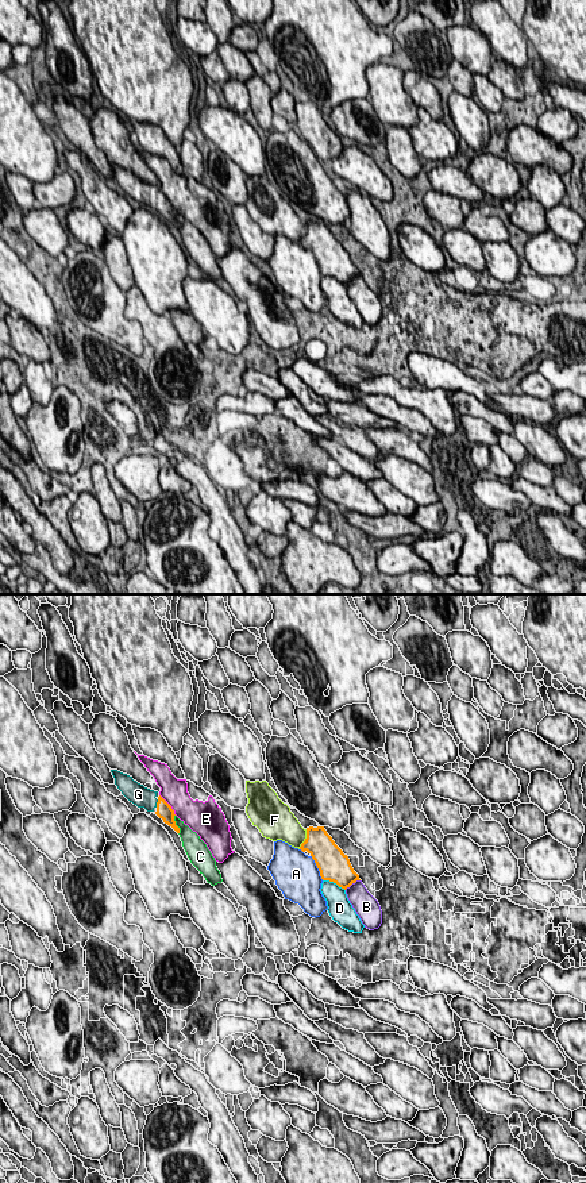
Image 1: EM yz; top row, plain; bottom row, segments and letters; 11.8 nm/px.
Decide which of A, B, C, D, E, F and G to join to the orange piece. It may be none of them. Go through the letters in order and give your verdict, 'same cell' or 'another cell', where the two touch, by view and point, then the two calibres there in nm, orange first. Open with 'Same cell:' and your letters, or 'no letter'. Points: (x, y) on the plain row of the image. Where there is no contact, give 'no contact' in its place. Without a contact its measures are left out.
Same cell: G
A: another cell; contact yz (317, 262); calibres 380 and 480 nm
B: another cell; contact yz (351, 278); calibres 340 and 280 nm
C: another cell; contact yz (174, 219); calibres 190 and 200 nm
D: another cell; contact yz (334, 277); calibres 380 and 260 nm
E: another cell; contact yz (169, 200); calibres 190 and 320 nm
F: another cell; contact yz (305, 234); calibres 320 and 300 nm
G: same cell; contact yz (157, 199); calibres 190 and 240 nm

